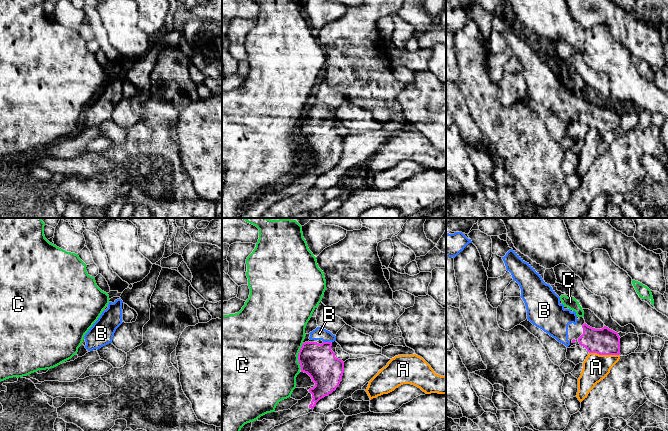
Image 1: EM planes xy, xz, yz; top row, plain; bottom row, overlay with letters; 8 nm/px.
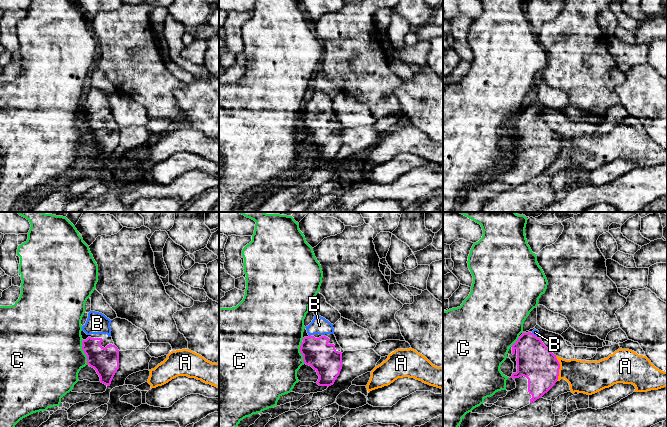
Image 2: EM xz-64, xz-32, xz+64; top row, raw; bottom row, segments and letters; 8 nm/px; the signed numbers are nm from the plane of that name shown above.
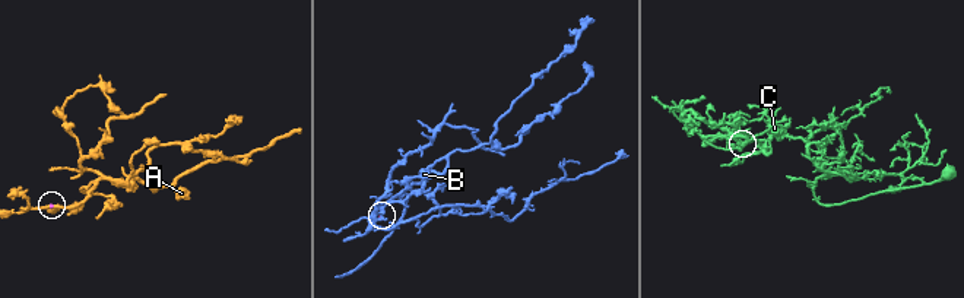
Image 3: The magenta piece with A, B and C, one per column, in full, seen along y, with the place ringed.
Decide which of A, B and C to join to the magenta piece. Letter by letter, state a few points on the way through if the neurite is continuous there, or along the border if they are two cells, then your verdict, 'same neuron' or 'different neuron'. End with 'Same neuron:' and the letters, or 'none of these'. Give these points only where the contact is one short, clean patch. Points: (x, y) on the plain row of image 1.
A: border yz (589, 128), (619, 131); different neuron
B: same neuron
C: border xz (303, 119), (298, 130), (300, 145); different neuron
Same neuron: B

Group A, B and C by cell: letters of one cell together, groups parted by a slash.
A / B / C

